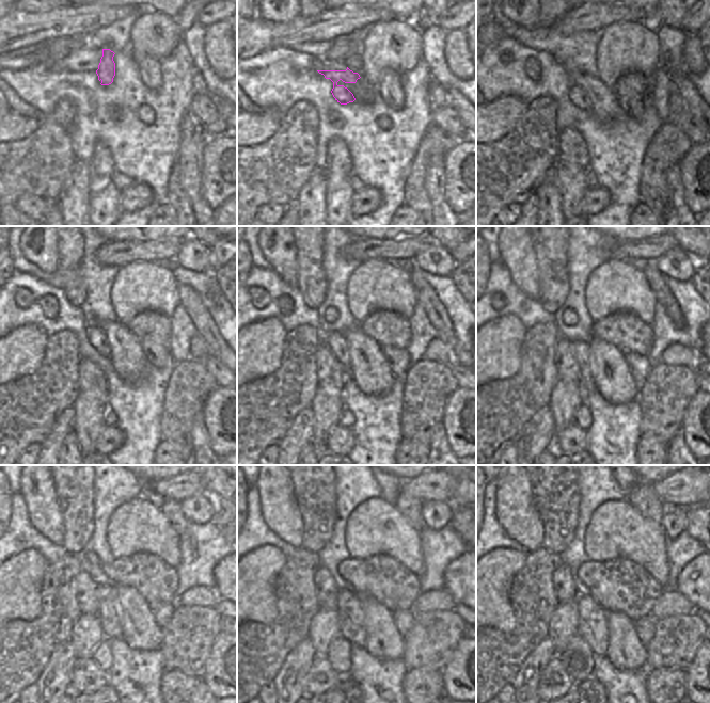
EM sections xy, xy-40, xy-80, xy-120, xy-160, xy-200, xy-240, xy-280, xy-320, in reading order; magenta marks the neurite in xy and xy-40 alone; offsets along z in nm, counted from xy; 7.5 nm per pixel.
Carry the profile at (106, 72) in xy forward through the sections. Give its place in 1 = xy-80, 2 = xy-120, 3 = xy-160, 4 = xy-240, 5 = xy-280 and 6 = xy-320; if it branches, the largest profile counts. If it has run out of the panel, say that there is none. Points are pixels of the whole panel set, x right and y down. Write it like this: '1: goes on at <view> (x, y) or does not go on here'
1: goes on at xy-80 (577, 95)
2: goes on at xy-120 (97, 336)
3: goes on at xy-160 (336, 341)
4: goes on at xy-240 (109, 614)
5: goes on at xy-280 (349, 610)
6: goes on at xy-320 (593, 624)

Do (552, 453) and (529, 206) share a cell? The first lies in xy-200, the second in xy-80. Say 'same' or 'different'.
different

